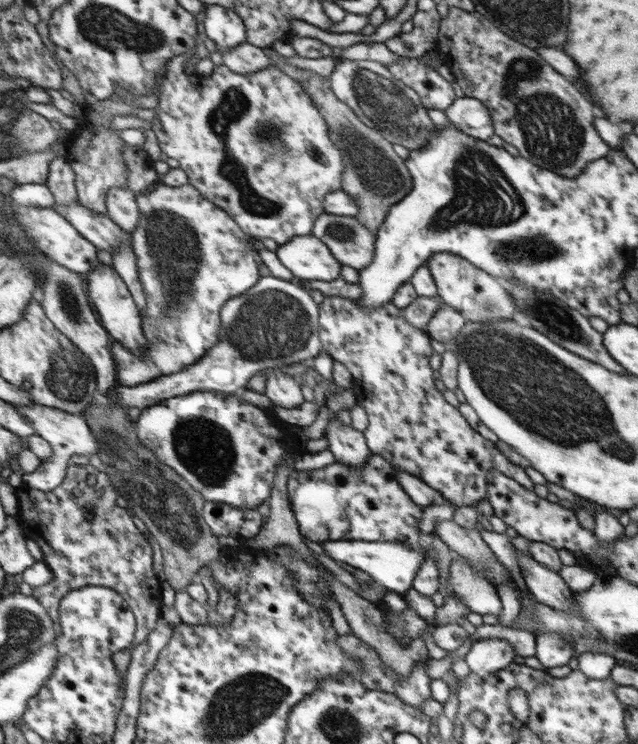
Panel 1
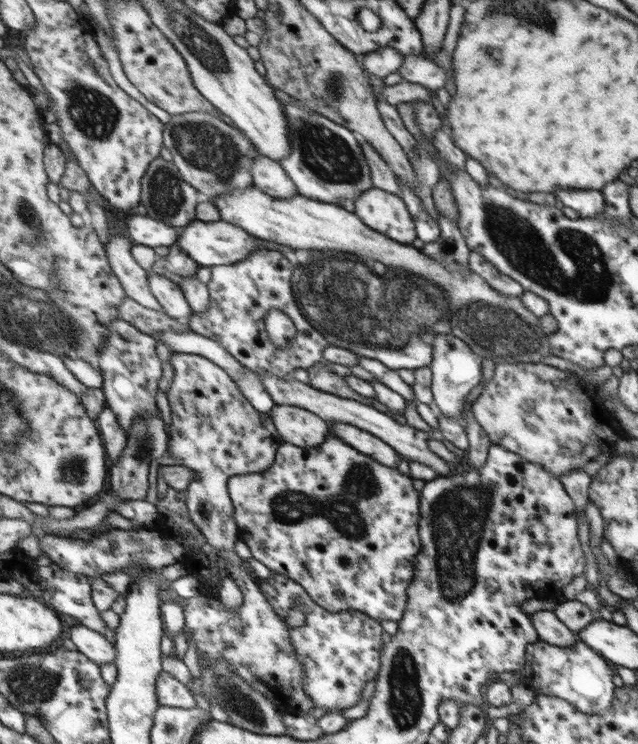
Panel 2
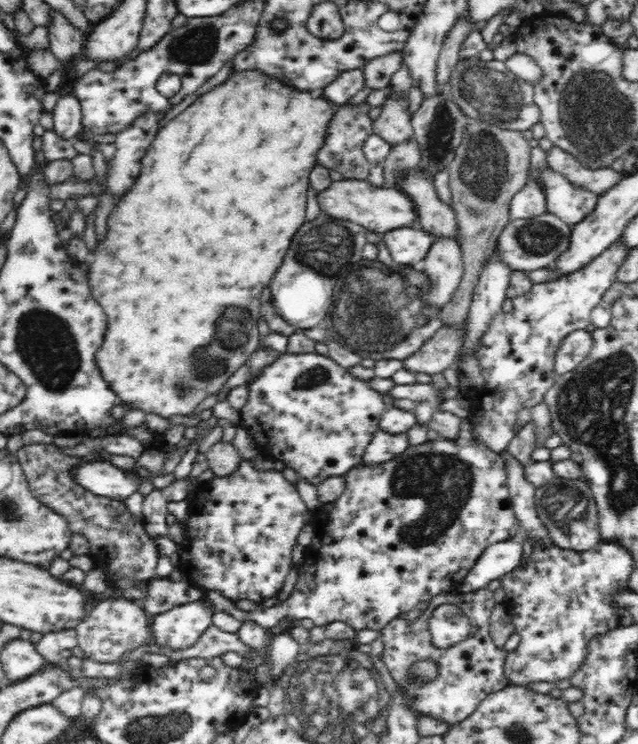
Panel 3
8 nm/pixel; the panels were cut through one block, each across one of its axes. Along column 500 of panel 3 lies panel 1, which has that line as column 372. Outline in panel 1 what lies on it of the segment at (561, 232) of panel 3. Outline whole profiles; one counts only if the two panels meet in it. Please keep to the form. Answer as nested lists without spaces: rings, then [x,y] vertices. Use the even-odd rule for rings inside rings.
[[[324,212],[314,222],[312,234],[326,244],[343,266],[360,271],[373,261],[377,235],[354,216],[332,216]]]

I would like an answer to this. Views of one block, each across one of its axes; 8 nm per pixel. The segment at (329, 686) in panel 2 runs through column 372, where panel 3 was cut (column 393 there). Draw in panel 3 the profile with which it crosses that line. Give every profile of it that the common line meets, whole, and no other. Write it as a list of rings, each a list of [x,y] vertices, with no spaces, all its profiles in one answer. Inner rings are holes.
[[[488,587],[470,593],[462,593],[455,590],[443,591],[442,594],[432,595],[426,612],[414,622],[408,624],[406,620],[396,617],[391,619],[380,634],[384,640],[384,662],[394,676],[398,684],[408,684],[408,694],[416,698],[414,706],[418,708],[415,712],[420,712],[428,717],[434,717],[443,724],[450,726],[468,718],[480,702],[488,694],[502,690],[509,685],[504,675],[504,664],[507,662],[506,653],[503,647],[498,647],[490,636],[490,616],[496,606],[496,602],[491,598],[492,592]],[[440,604],[456,604],[462,612],[470,619],[470,632],[466,640],[462,640],[448,648],[436,648],[432,644],[430,631],[428,631],[428,618],[432,611]],[[418,660],[430,660],[438,666],[436,678],[424,679],[411,678],[410,666],[412,662]]]

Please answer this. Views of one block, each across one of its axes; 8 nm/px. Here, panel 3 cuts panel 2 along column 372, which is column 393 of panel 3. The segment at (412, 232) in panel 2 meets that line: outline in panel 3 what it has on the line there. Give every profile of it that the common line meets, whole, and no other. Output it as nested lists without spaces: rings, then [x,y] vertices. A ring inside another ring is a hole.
[[[335,179],[316,194],[320,210],[336,219],[361,224],[367,232],[382,236],[394,228],[416,226],[416,213],[406,193],[394,186],[374,187],[365,180]]]

